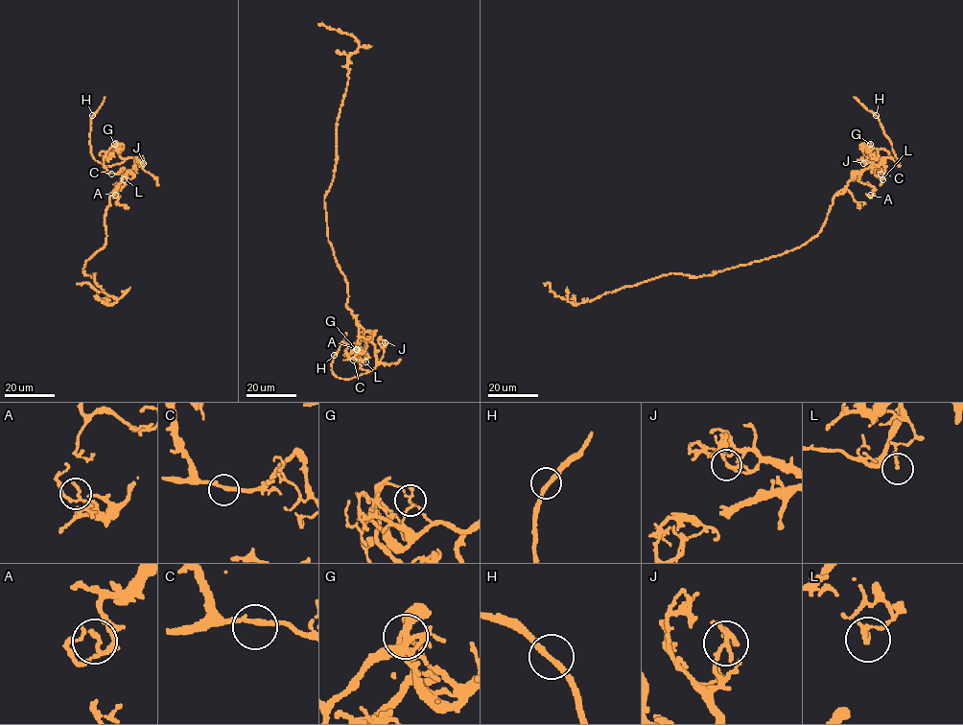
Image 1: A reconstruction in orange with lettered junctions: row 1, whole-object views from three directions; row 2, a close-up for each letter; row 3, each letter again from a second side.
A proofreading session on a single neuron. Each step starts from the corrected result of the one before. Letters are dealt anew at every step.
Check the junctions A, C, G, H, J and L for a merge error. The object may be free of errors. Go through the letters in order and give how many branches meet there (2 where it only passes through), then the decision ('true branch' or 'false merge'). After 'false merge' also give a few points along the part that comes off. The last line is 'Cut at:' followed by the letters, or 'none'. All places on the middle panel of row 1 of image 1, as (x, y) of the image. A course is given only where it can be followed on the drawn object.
A: 2 | true branch
C: 2 | true branch
G: 2 | false merge | (357, 349), (356, 343), (349, 343), (345, 352), (350, 359), (361, 362), (366, 352), (365, 362)
H: 2 | true branch
J: 2 | true branch
L: 2 | true branch
Cut at: G

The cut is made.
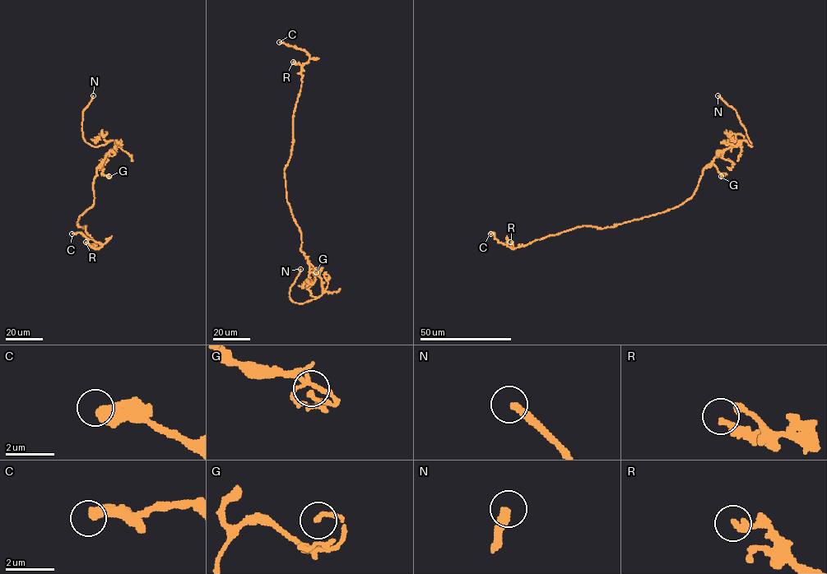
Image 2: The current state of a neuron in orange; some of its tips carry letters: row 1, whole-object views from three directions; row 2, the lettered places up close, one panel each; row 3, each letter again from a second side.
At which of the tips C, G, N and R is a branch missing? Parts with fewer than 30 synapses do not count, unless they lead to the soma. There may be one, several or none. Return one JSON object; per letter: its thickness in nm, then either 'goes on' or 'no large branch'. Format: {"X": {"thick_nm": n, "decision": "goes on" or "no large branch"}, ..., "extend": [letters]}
{"C": {"thick_nm": 480, "decision": "no large branch"}, "G": {"thick_nm": 180, "decision": "no large branch"}, "N": {"thick_nm": 320, "decision": "goes on"}, "R": {"thick_nm": 240, "decision": "no large branch"}, "extend": ["N"]}

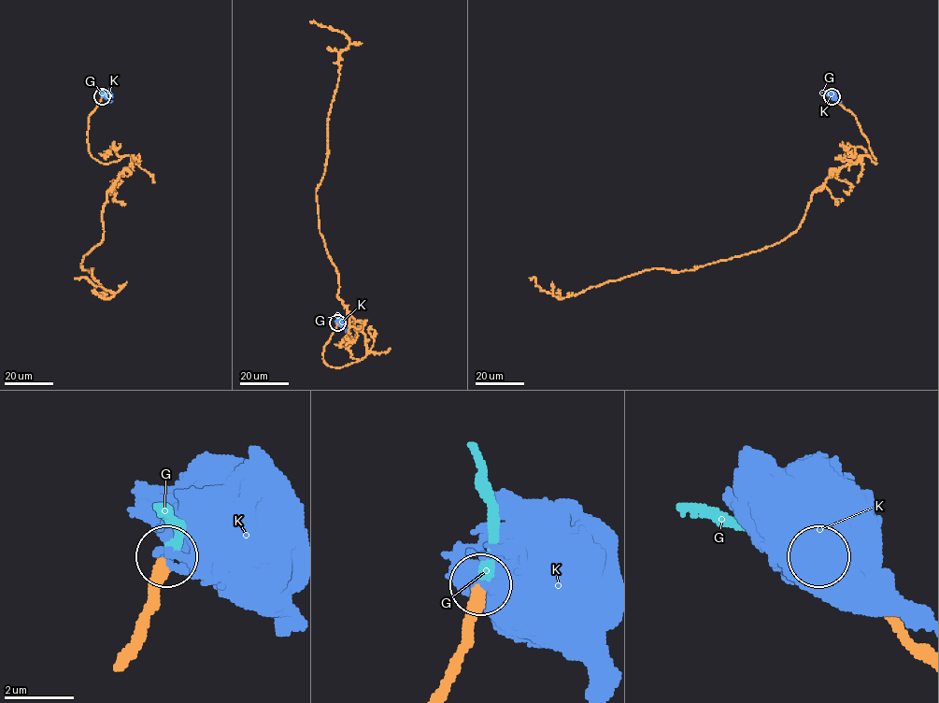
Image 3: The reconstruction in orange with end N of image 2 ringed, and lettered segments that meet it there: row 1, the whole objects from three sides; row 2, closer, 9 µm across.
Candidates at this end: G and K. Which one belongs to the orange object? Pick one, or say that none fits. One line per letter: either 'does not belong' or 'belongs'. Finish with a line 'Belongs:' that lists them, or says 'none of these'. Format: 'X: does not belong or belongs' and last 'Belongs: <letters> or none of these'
G: belongs
K: does not belong
Belongs: G

